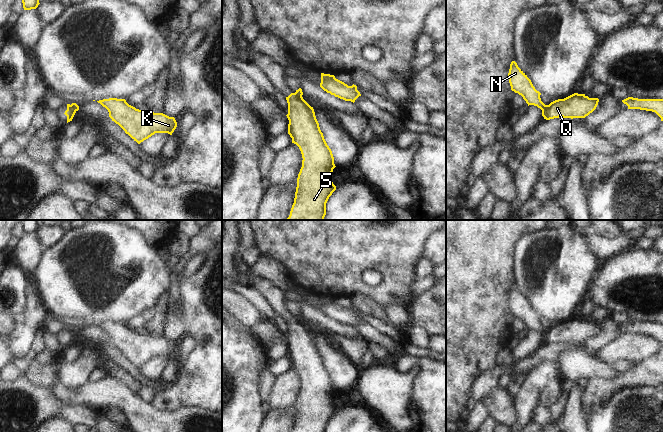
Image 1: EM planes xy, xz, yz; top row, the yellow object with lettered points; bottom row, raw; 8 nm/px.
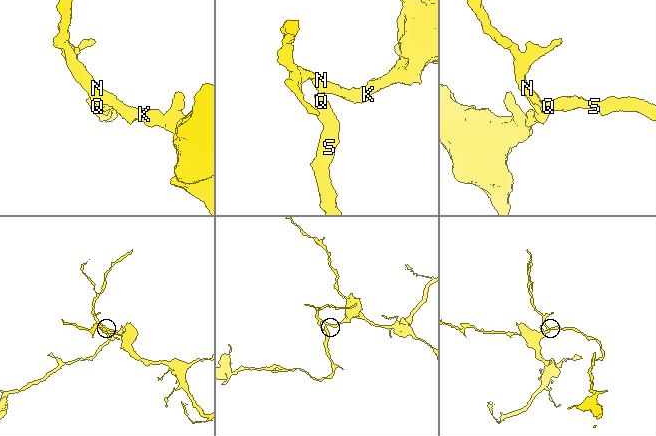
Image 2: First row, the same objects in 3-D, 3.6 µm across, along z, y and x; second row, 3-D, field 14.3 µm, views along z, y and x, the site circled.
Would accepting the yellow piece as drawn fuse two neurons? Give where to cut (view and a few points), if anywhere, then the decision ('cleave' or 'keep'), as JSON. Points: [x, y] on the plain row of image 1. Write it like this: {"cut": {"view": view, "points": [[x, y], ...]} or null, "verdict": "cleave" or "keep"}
{"cut": {"view": "yz", "points": [[545, 329], [541, 333]]}, "verdict": "cleave"}

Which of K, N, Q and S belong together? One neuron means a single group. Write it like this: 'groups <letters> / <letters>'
groups K N / Q S

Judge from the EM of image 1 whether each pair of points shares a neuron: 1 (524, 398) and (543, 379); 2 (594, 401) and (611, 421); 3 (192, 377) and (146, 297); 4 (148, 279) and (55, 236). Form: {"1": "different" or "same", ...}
{"1": "same", "2": "different", "3": "different", "4": "different"}

